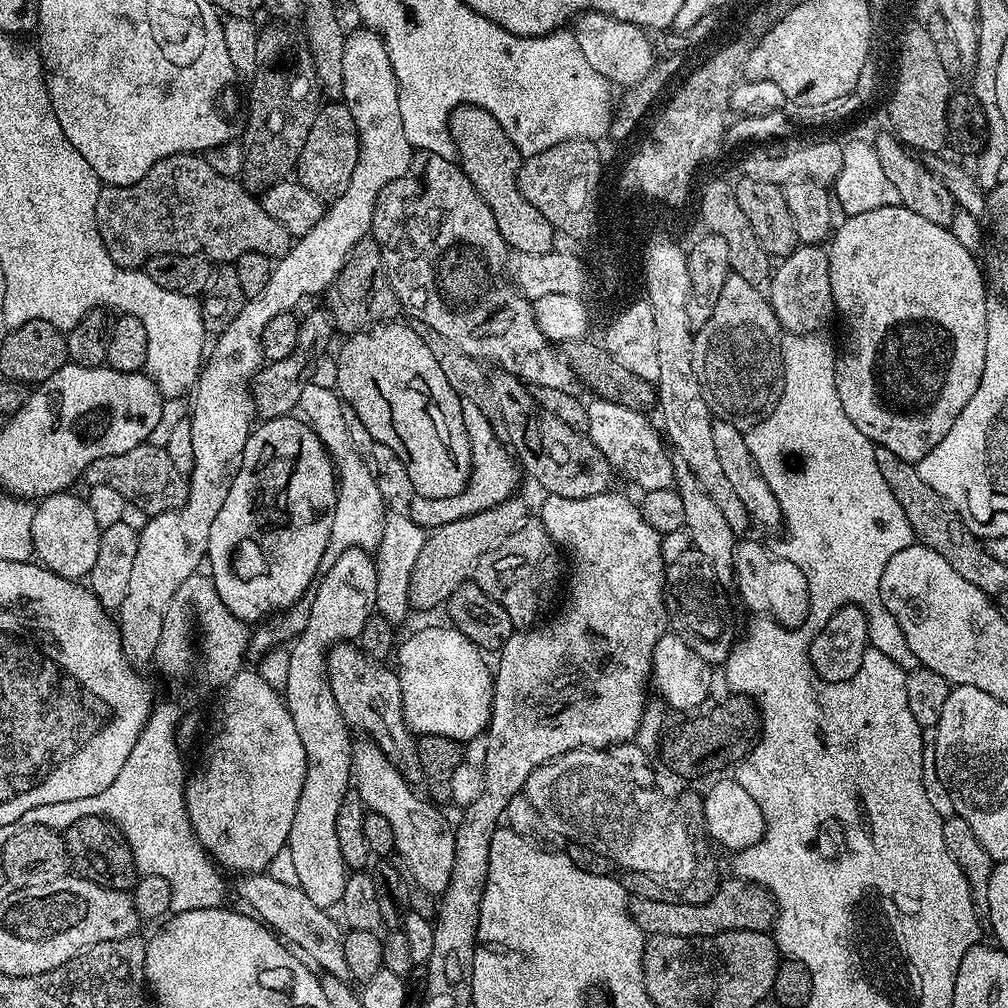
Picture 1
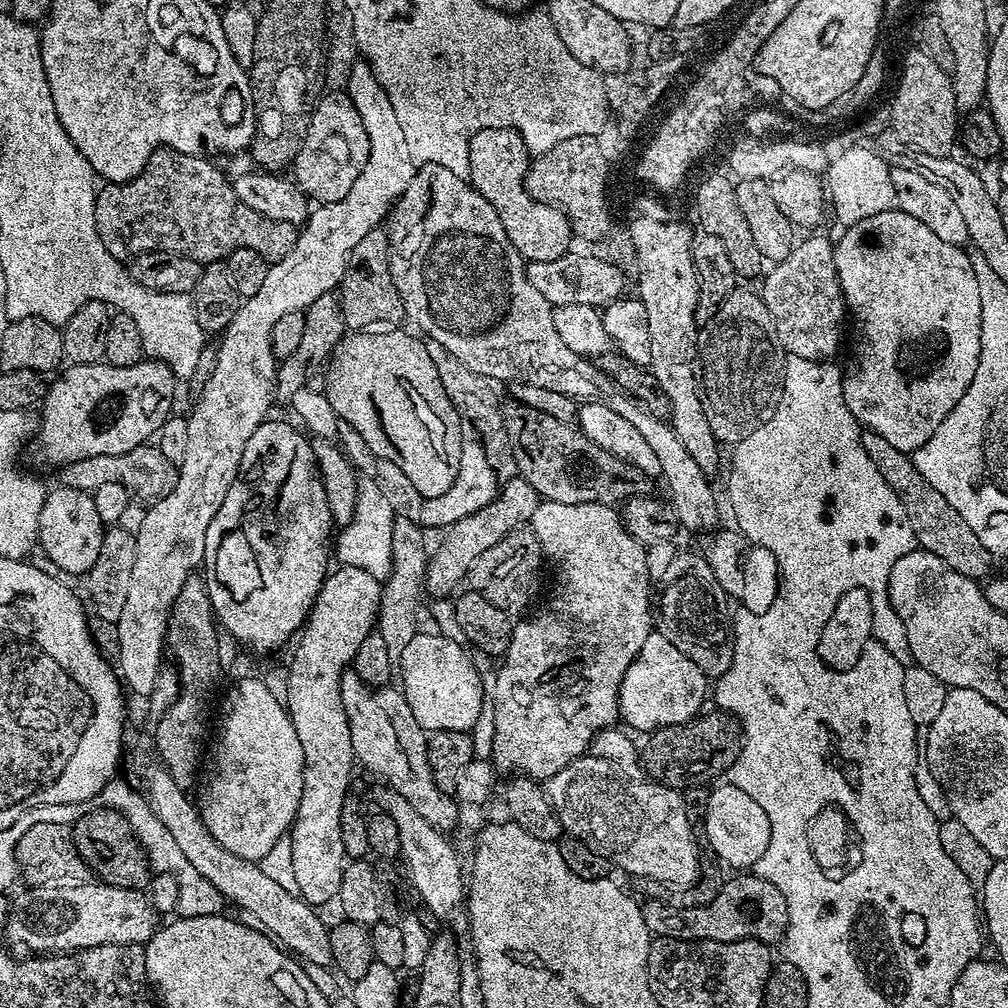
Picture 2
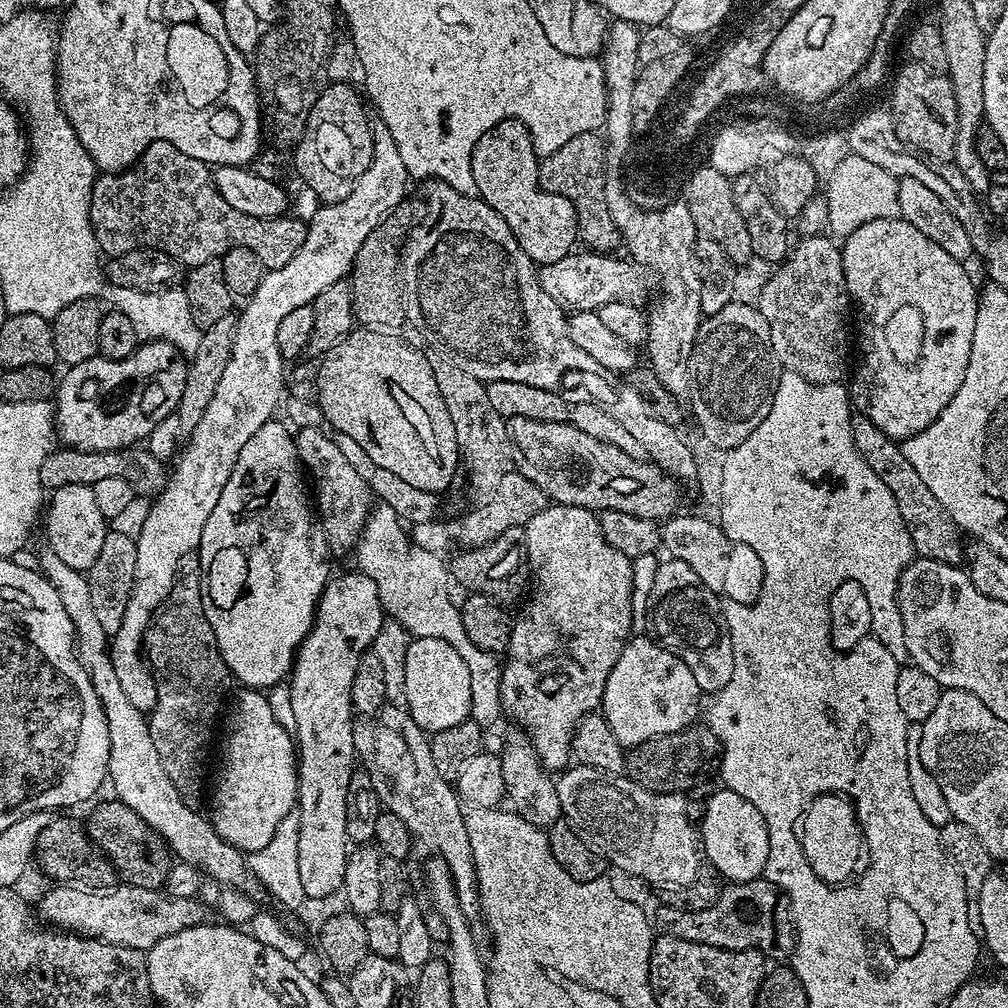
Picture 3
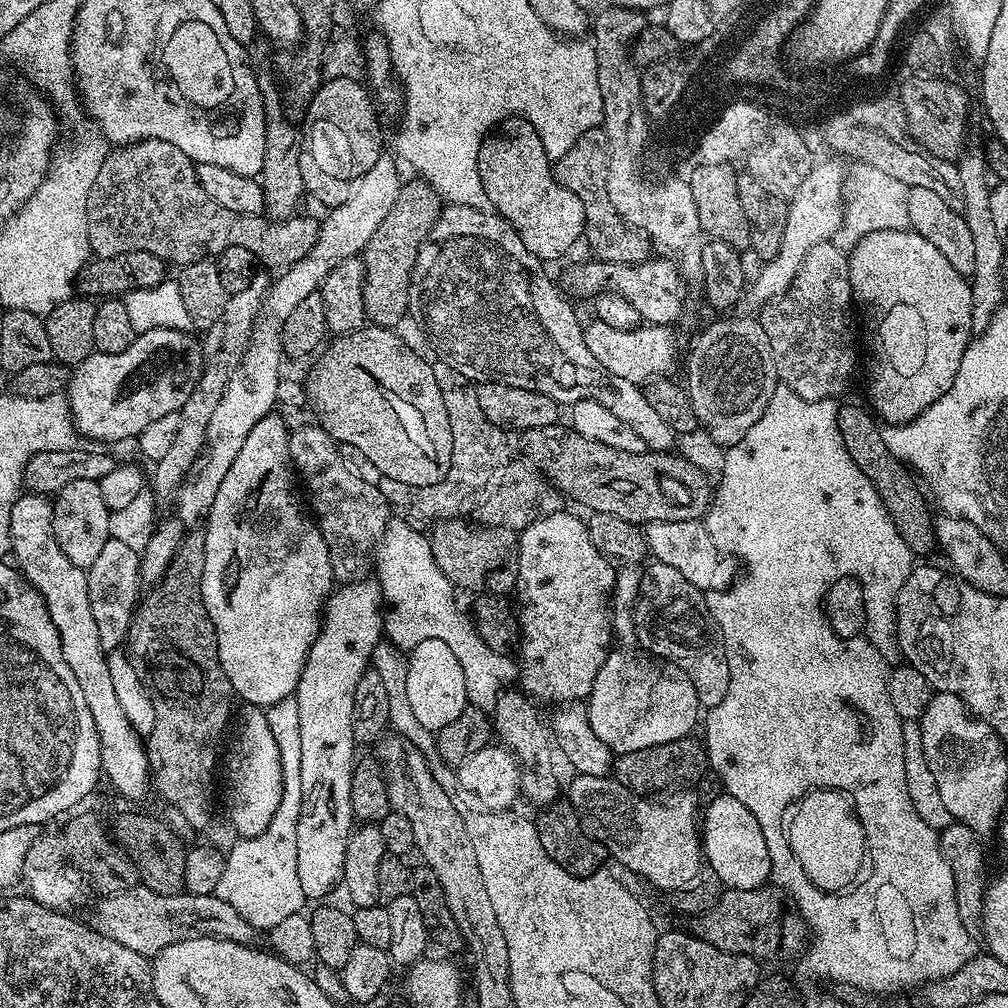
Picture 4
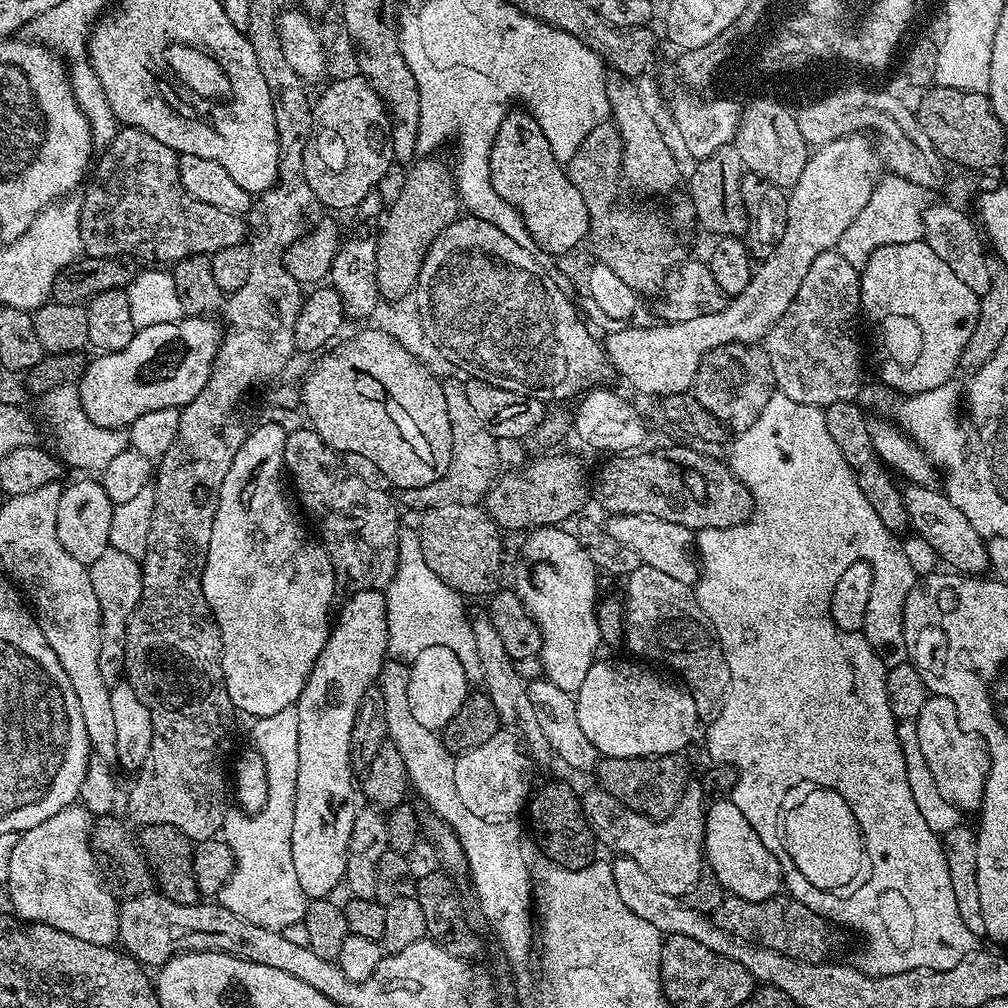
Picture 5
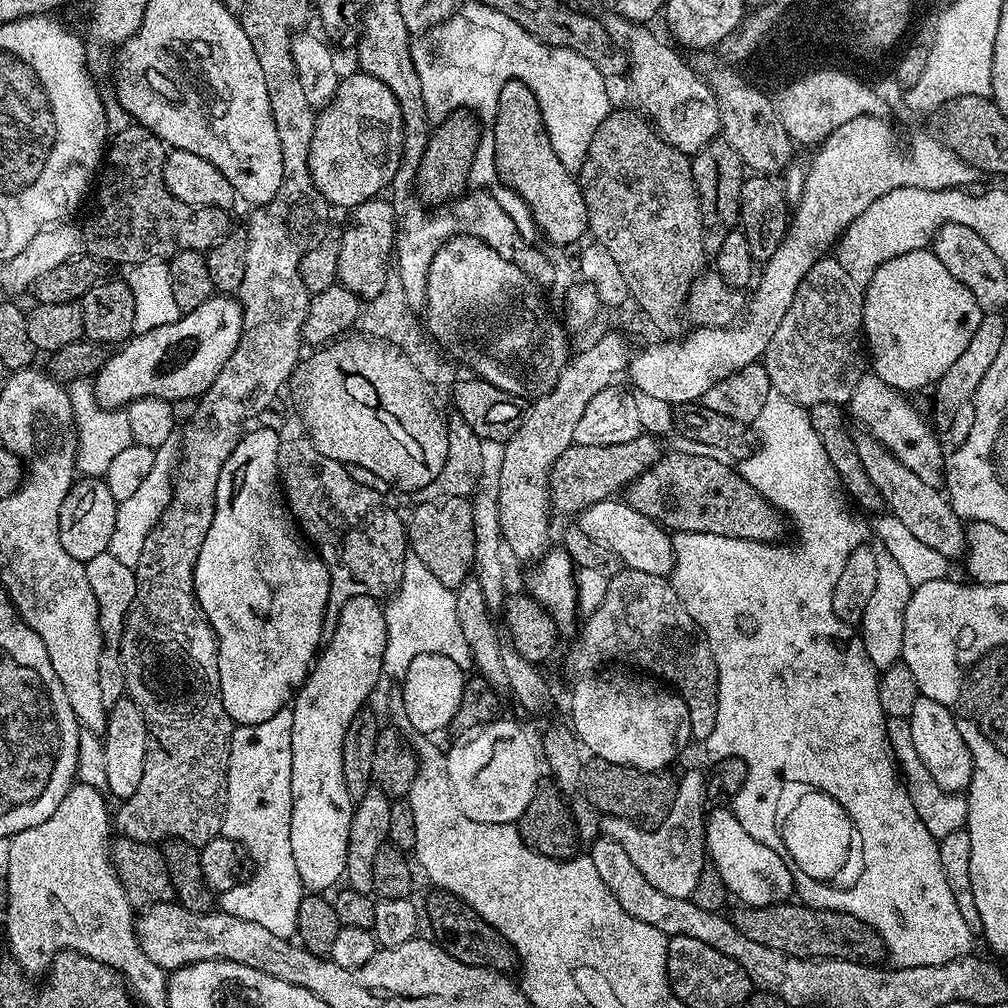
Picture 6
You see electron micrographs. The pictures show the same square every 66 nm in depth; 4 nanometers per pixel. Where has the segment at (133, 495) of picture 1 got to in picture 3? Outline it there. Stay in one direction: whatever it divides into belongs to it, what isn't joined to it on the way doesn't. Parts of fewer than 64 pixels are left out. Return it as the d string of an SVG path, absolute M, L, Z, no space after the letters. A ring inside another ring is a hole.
M136 446L131 449L121 449L119 452L78 451L76 449L55 449L40 467L41 485L50 492L62 486L90 485L93 486L105 478L124 478L130 482L137 497L155 498L160 495L168 484L170 472L165 461L159 460L148 452L147 447Z

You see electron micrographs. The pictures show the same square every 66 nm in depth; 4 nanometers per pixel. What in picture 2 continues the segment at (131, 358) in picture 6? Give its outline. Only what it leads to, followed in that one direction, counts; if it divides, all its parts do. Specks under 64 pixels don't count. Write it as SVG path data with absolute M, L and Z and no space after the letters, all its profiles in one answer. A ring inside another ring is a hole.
M145 358L134 366L110 366L101 362L72 364L66 368L55 377L56 381L52 380L47 385L42 401L44 409L40 412L40 420L38 416L38 427L34 432L40 456L48 464L63 466L82 458L125 454L126 451L149 443L160 431L164 421L173 415L172 399L176 396L178 381L172 369L161 360Z

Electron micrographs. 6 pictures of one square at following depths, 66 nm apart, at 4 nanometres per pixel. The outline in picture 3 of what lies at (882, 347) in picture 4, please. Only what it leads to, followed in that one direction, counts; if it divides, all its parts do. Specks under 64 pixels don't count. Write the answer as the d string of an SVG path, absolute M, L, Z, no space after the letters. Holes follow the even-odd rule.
M878 218L858 226L842 240L841 260L851 303L864 315L860 324L860 365L850 383L851 407L870 418L891 440L909 440L946 410L950 398L962 386L981 297L976 297L976 284L965 265L903 218Z

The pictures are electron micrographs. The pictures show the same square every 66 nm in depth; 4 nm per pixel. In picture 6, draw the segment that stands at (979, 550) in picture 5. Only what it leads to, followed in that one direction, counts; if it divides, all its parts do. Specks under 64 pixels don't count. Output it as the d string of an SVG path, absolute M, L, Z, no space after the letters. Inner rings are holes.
M869 434L856 441L856 453L863 469L883 496L885 507L925 545L949 560L967 553L967 529L944 492L933 490L895 458L880 441Z

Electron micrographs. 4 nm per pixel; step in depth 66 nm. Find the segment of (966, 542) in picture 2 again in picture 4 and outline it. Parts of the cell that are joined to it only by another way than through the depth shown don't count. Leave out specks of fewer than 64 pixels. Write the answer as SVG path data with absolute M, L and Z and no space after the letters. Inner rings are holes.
M841 403L839 405L837 422L842 442L845 443L845 448L855 465L861 468L862 473L866 474L866 478L870 478L874 490L878 490L878 494L882 498L898 534L902 534L906 546L910 546L910 550L917 557L924 556L931 548L937 547L934 515L932 516L923 494L920 493L921 485L918 483L917 477L909 471L904 461L894 458L894 454L890 454L890 450L886 450L886 442L882 442L880 432L882 428L877 417L865 405L864 408L860 404Z

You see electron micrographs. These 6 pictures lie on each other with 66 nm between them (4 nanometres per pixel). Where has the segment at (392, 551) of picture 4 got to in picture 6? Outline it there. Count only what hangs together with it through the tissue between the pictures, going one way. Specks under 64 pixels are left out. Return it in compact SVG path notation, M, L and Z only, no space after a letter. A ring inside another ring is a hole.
M409 554L402 566L402 582L384 608L386 618L386 650L384 651L383 675L396 682L403 681L406 670L410 670L410 662L418 658L418 654L442 654L451 656L458 666L465 670L473 667L470 646L466 646L466 638L462 635L462 626L458 626L458 610L456 594L448 588L417 556Z

